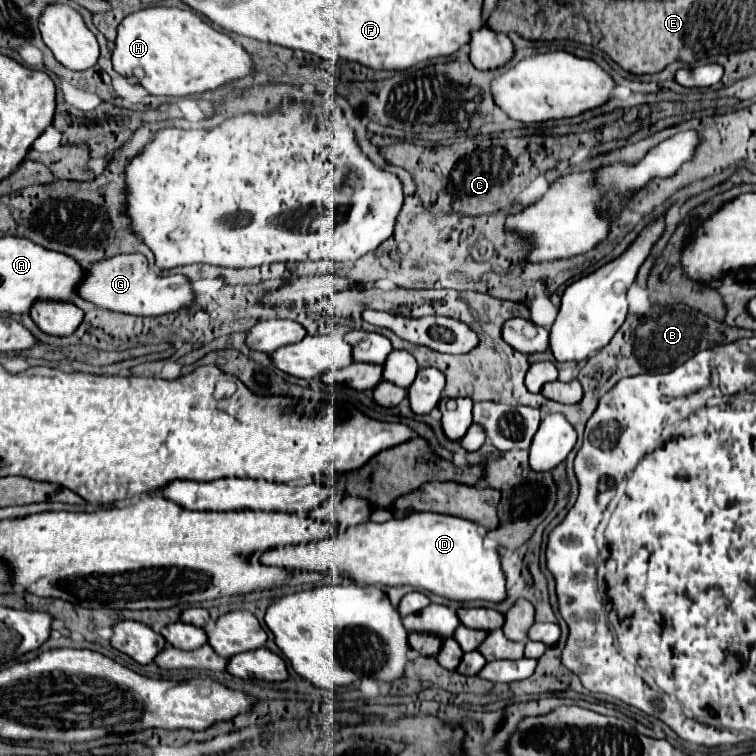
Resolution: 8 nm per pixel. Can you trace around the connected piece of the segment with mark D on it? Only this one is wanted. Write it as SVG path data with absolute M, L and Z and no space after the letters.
M412 513L404 519L392 519L386 523L362 523L348 527L344 533L338 533L332 539L322 539L316 543L306 545L292 545L292 547L278 547L256 555L256 559L264 565L278 565L290 567L300 571L324 571L325 585L349 585L347 578L352 577L356 583L366 585L412 585L416 589L424 589L448 599L456 601L492 601L500 603L506 599L506 575L500 565L500 553L496 547L484 549L484 531L478 523L468 519L458 519L452 515L440 513Z

